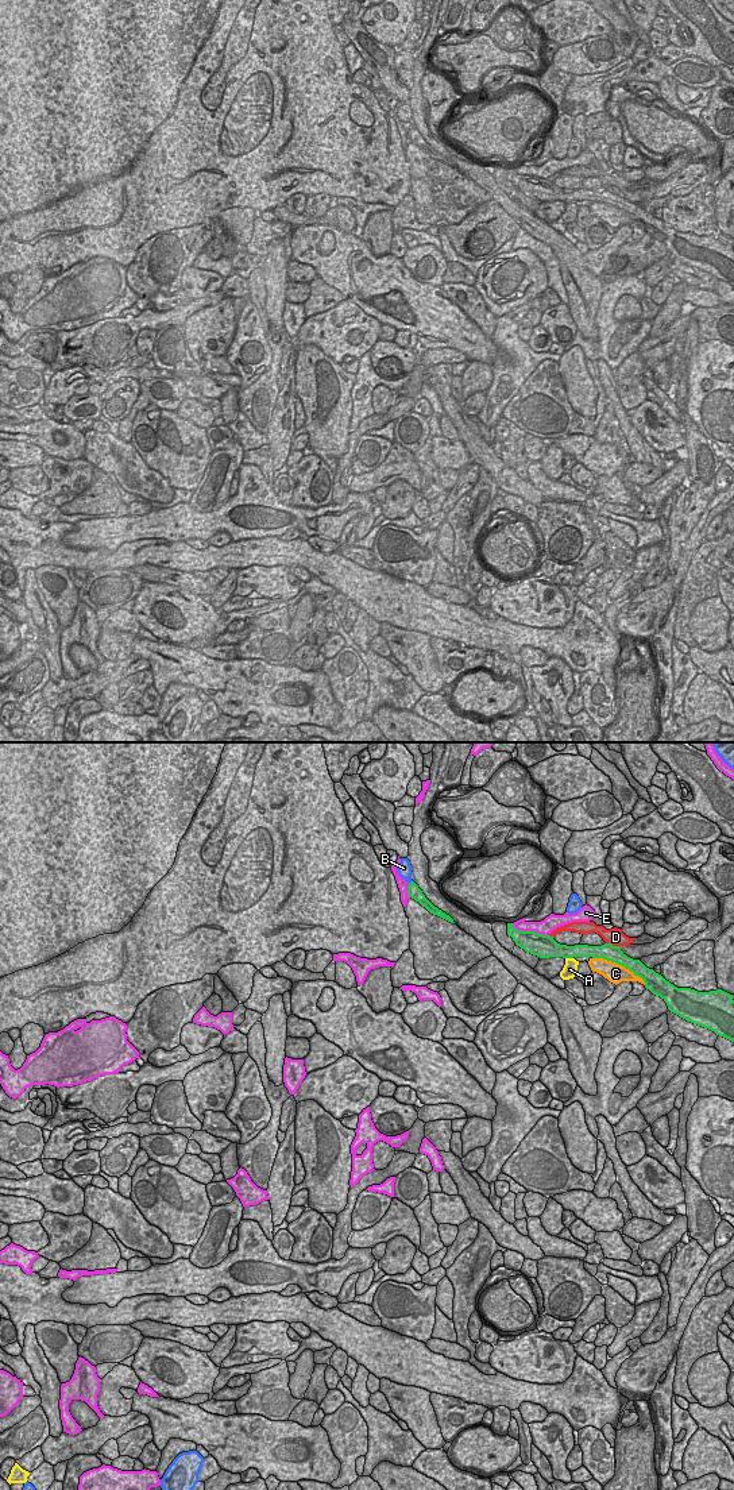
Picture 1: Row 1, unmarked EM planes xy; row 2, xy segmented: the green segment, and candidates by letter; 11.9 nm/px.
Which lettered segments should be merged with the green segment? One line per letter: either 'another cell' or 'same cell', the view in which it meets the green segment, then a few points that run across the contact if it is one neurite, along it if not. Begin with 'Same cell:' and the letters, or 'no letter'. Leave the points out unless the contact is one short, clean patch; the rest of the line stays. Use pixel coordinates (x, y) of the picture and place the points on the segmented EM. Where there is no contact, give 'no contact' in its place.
Same cell: no letter
A: another cell; contact in xy
B: another cell; contact in xy; line xy (412, 880), (408, 886)
C: another cell; contact in xy
D: another cell; contact in xy
E: another cell; contact in xy

